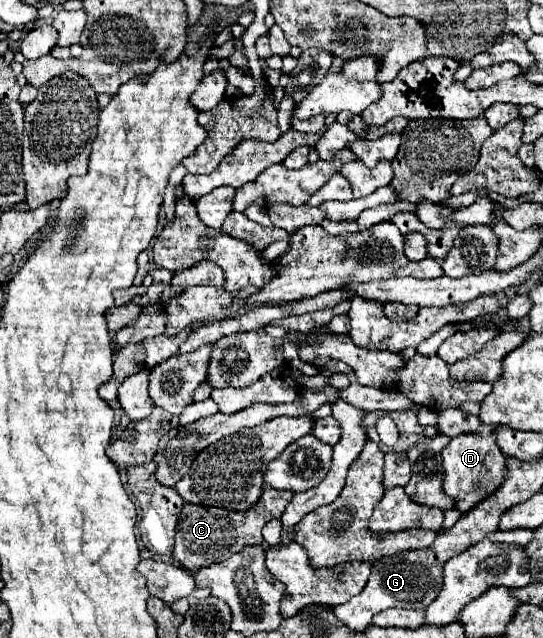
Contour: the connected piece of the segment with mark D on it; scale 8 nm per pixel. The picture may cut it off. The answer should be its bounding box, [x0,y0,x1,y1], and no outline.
[441,434,507,516]

